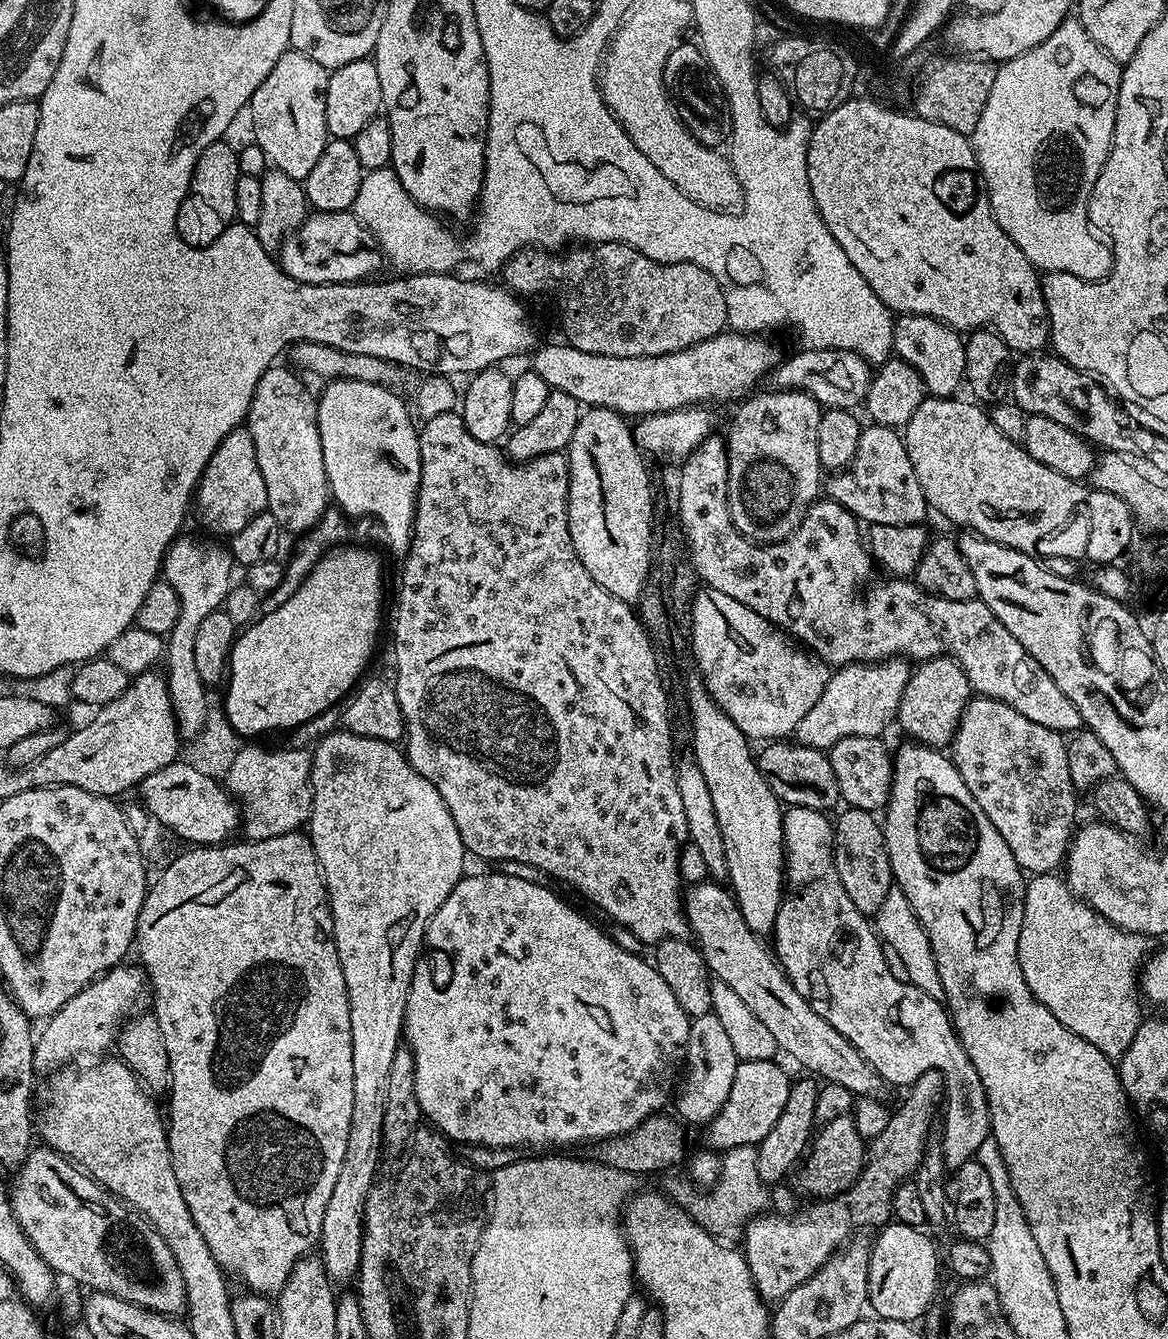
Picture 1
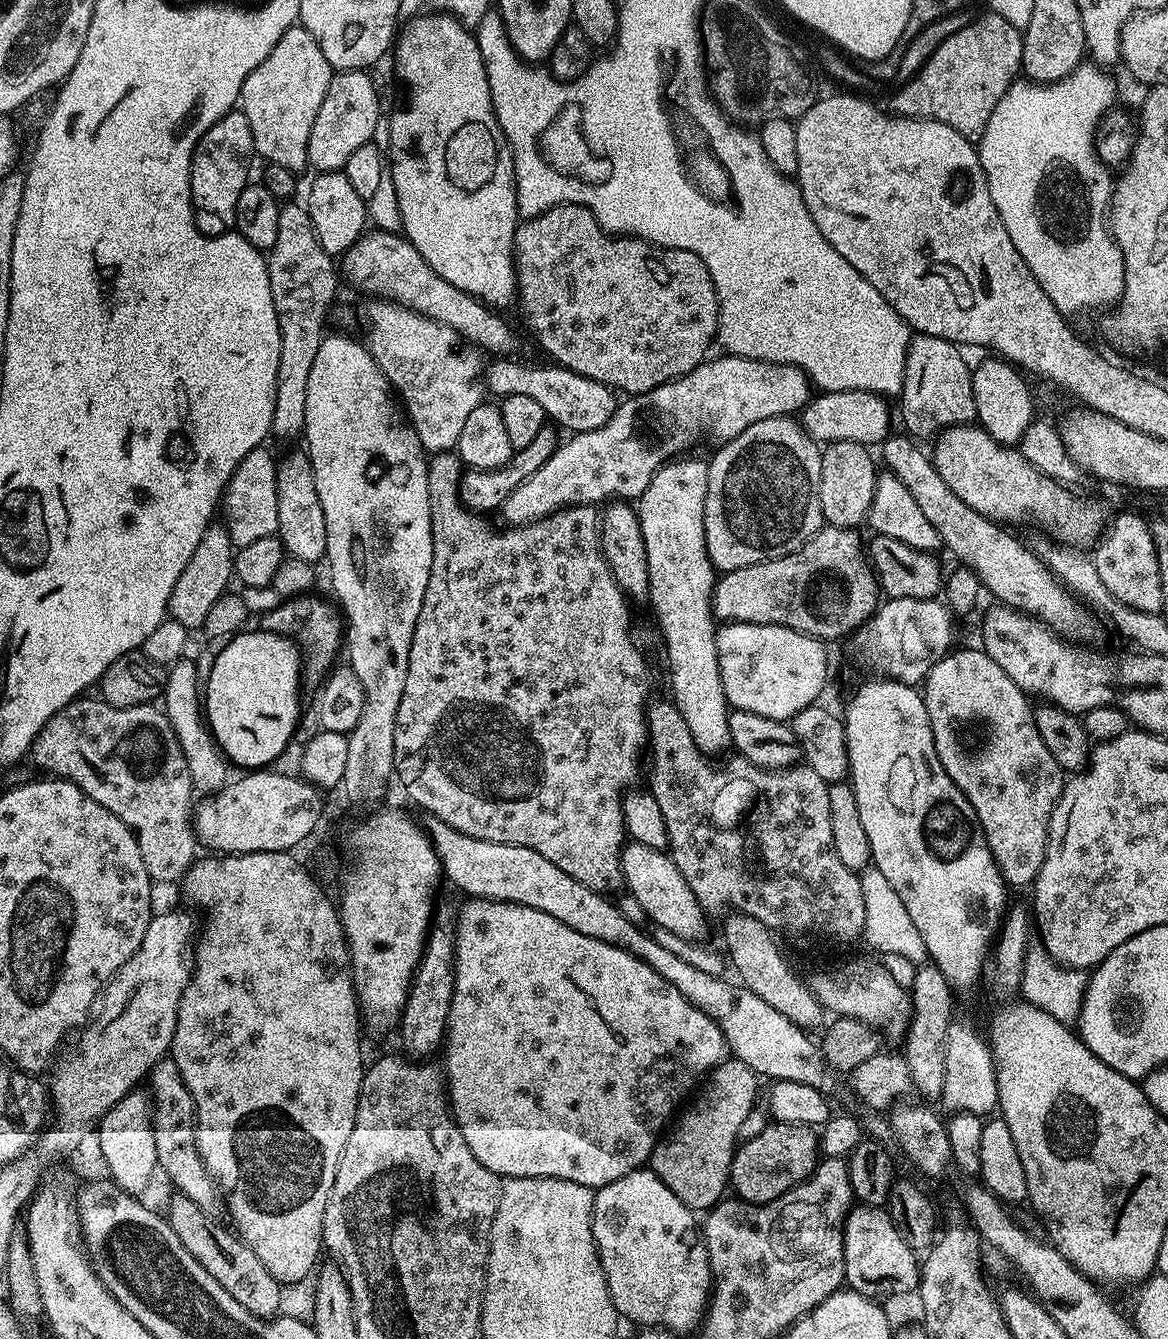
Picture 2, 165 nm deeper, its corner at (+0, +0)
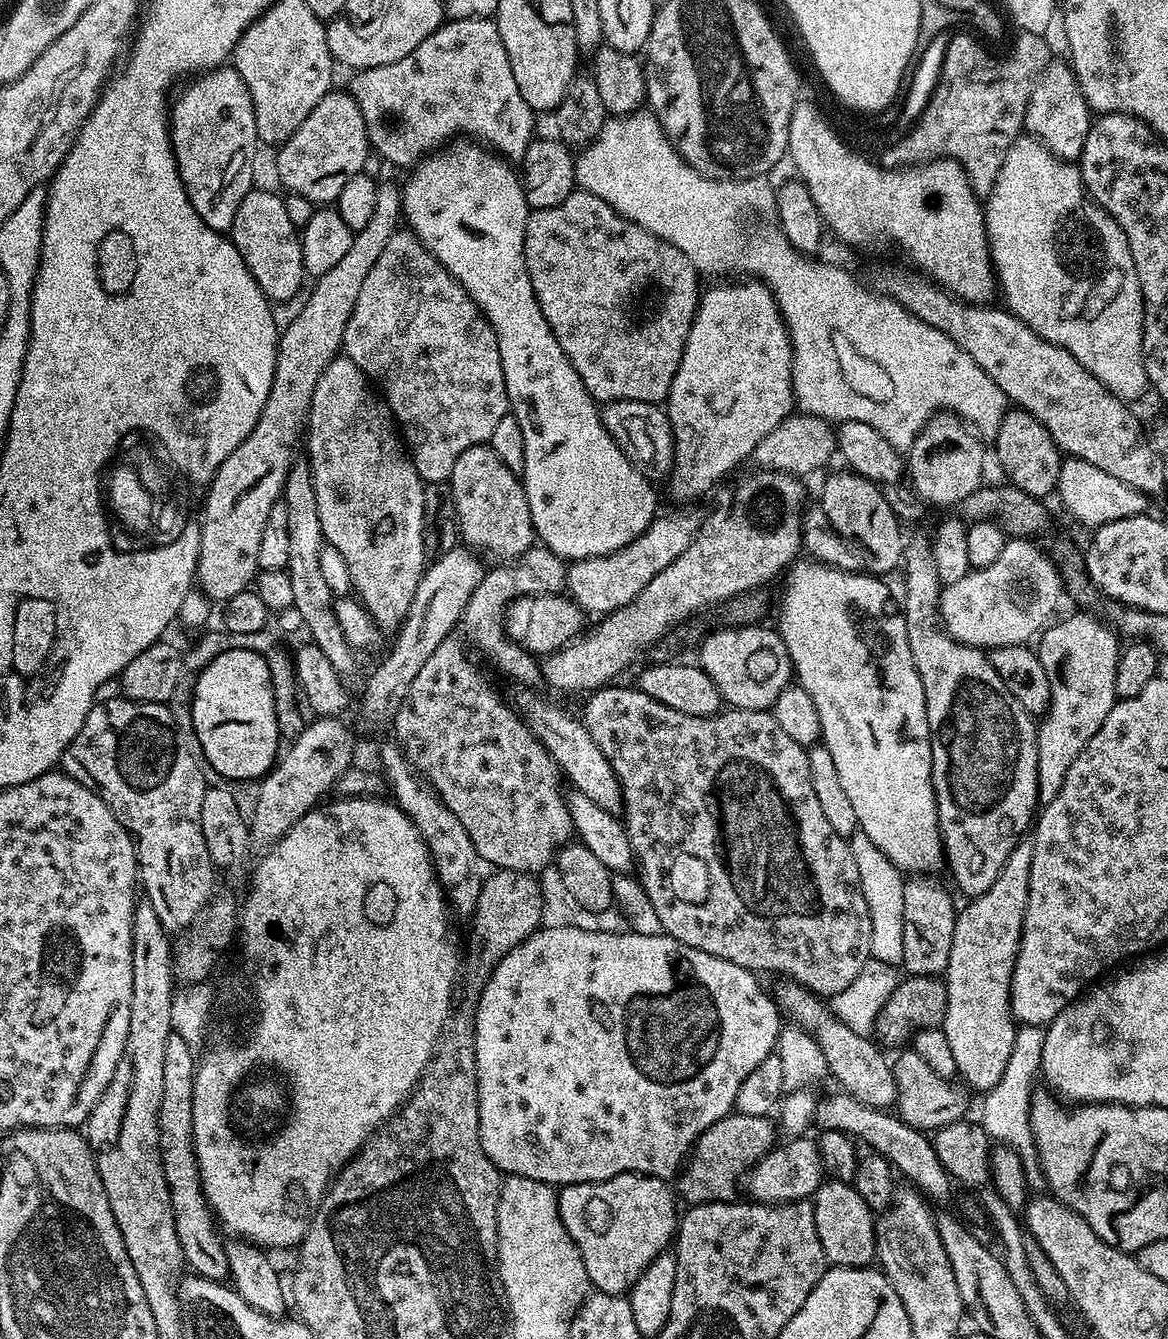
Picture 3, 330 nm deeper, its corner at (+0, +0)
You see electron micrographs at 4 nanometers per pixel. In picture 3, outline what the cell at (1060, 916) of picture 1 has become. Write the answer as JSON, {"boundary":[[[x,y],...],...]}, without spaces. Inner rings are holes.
{"boundary":[[[1020,1024],[1016,1030],[1013,1049],[1006,1064],[1006,1070],[1002,1073],[997,1084],[983,1093],[984,1105],[980,1108],[979,1127],[983,1128],[989,1138],[997,1145],[1014,1149],[1020,1155],[1020,1161],[1024,1167],[1024,1176],[1028,1180],[1028,1187],[1033,1193],[1040,1194],[1047,1189],[1048,1183],[1044,1177],[1044,1171],[1040,1168],[1040,1155],[1036,1153],[1036,1143],[1032,1137],[1030,1126],[1030,1106],[1032,1105],[1033,1072],[1040,1067],[1040,1055],[1044,1045],[1045,1029],[1038,1024]]]}

